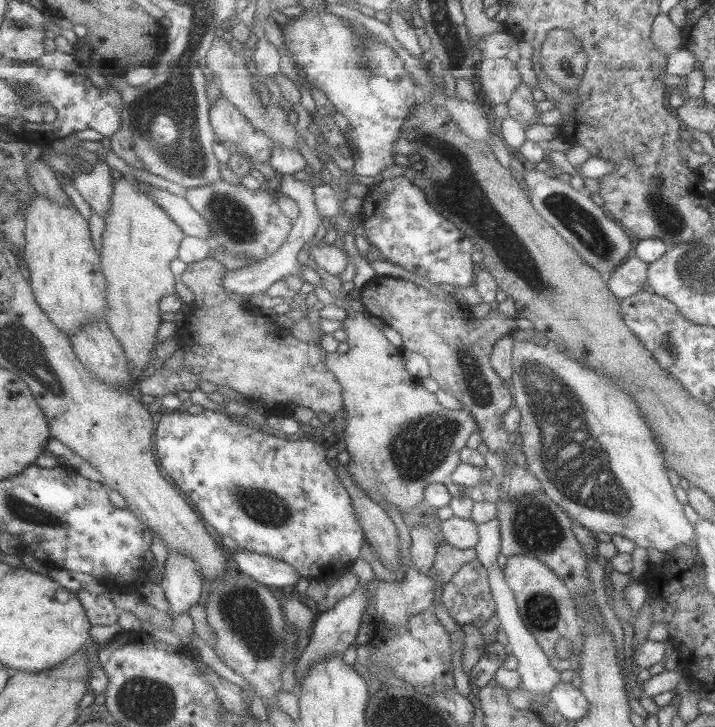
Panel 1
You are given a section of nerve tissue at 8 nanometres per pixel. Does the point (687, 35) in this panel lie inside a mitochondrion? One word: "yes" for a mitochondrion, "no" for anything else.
no

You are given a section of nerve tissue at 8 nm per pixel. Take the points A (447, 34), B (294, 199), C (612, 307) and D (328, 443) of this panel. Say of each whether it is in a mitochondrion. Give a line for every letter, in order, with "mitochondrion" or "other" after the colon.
A: mitochondrion
B: other
C: other
D: other

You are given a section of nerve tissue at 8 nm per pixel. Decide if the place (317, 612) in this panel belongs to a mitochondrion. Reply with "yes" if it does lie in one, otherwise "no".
no

